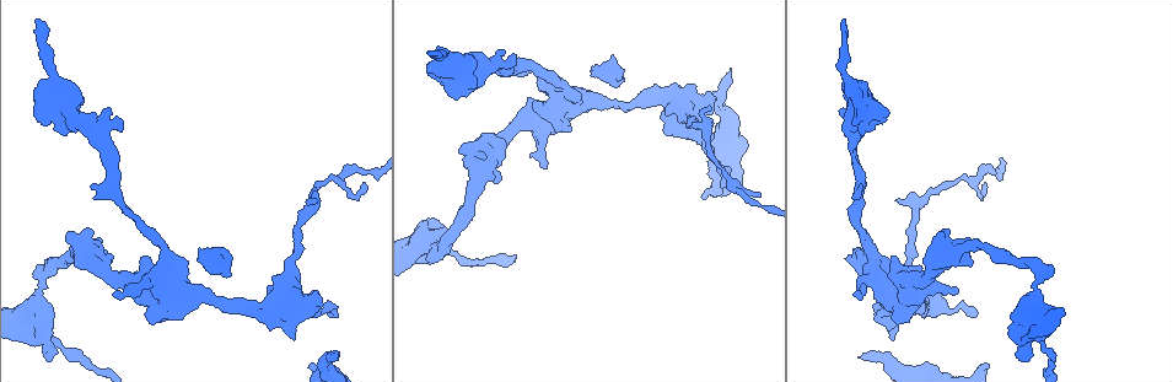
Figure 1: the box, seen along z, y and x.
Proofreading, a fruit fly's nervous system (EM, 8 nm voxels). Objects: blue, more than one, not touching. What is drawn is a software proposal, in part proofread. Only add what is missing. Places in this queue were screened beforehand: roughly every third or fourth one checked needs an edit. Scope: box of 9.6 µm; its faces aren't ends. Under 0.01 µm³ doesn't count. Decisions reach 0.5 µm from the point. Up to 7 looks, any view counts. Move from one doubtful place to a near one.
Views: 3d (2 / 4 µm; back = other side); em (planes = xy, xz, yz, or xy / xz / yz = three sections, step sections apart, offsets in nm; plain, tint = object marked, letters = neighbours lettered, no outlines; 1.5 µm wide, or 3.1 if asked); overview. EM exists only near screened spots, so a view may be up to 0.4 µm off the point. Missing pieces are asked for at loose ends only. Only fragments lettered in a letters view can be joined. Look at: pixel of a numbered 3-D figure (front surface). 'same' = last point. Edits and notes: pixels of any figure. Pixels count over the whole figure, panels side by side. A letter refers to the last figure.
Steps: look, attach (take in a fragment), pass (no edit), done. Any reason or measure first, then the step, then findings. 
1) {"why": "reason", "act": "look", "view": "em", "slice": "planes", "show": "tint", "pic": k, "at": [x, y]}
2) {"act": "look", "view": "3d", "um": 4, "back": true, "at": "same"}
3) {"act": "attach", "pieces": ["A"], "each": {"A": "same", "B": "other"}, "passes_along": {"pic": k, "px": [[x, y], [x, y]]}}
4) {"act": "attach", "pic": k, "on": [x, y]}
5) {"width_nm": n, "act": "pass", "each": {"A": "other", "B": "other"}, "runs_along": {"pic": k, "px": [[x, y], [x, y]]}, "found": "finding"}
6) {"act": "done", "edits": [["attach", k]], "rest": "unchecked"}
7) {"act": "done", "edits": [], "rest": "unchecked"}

{"act": "look", "view": "em", "slice": "planes", "show": "letters", "pic": 1, "at": [461, 145]}

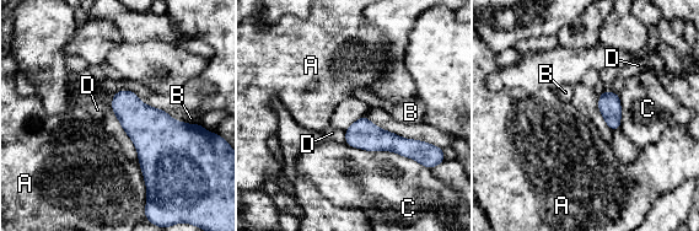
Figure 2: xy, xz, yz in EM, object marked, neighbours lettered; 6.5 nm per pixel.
{"act": "pass", "each": {"A": "other", "B": "other", "C": "other", "D": "other"}, "border": {"pic": 2, "px": [[138, 160], [146, 195]]}, "found": "none of them fits"}

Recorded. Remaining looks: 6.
{"why": "an open end", "act": "look", "view": "3d", "um": 4, "pic": 1, "at": [987, 364]}

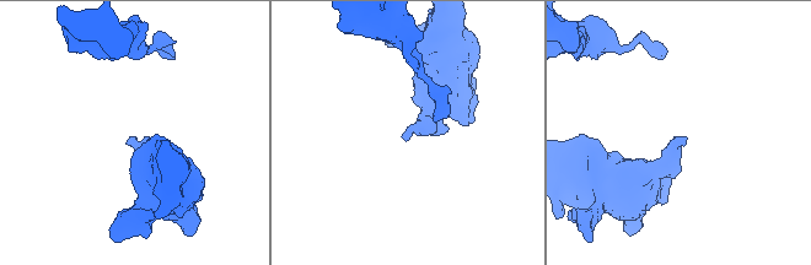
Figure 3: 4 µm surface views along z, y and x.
{"act": "look", "view": "em", "slice": "yz", "step": 4, "show": "letters", "pic": 3, "at": [129, 140]}

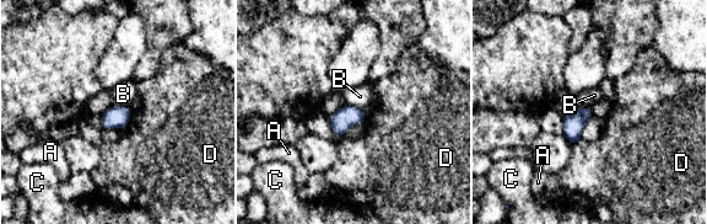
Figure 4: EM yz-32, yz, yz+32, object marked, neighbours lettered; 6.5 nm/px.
{"why": "cut it another way", "act": "look", "view": "em", "slice": "planes", "show": "letters", "at": "same"}

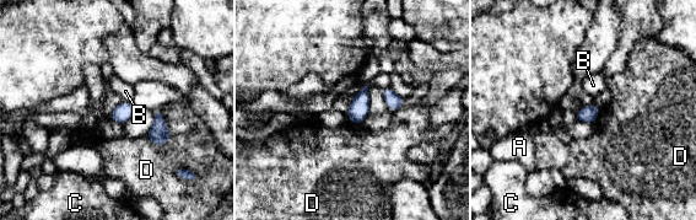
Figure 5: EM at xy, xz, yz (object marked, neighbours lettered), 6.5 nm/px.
{"longest_contact_nm": ["D", 260], "act": "pass", "each": {"A": "other", "B": "other", "C": "other", "D": "other"}, "border": {"pic": 5, "px": [[160, 110], [170, 138], [156, 146]]}, "found": "no lettered fragment goes on from it"}

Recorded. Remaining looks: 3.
{"why": "free end", "act": "look", "view": "3d", "um": 2, "pic": 1, "at": [843, 19]}

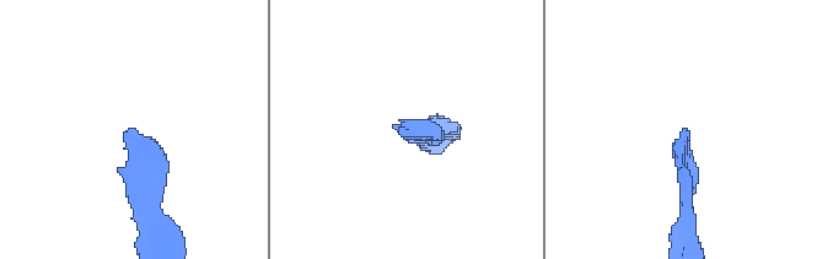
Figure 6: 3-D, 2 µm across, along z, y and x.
{"act": "look", "view": "em", "slice": "planes", "show": "letters", "pic": 6, "at": [401, 131]}

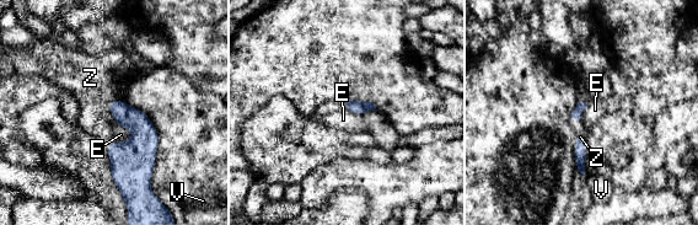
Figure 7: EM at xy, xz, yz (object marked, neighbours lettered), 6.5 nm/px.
{"act": "attach", "pieces": ["Z"], "each": {"E": "other", "V": "other", "Z": "same"}, "found": "it goes on there"}

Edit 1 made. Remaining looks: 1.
{"act": "done", "edits": [["attach", 7]], "rest": "unchecked"}

